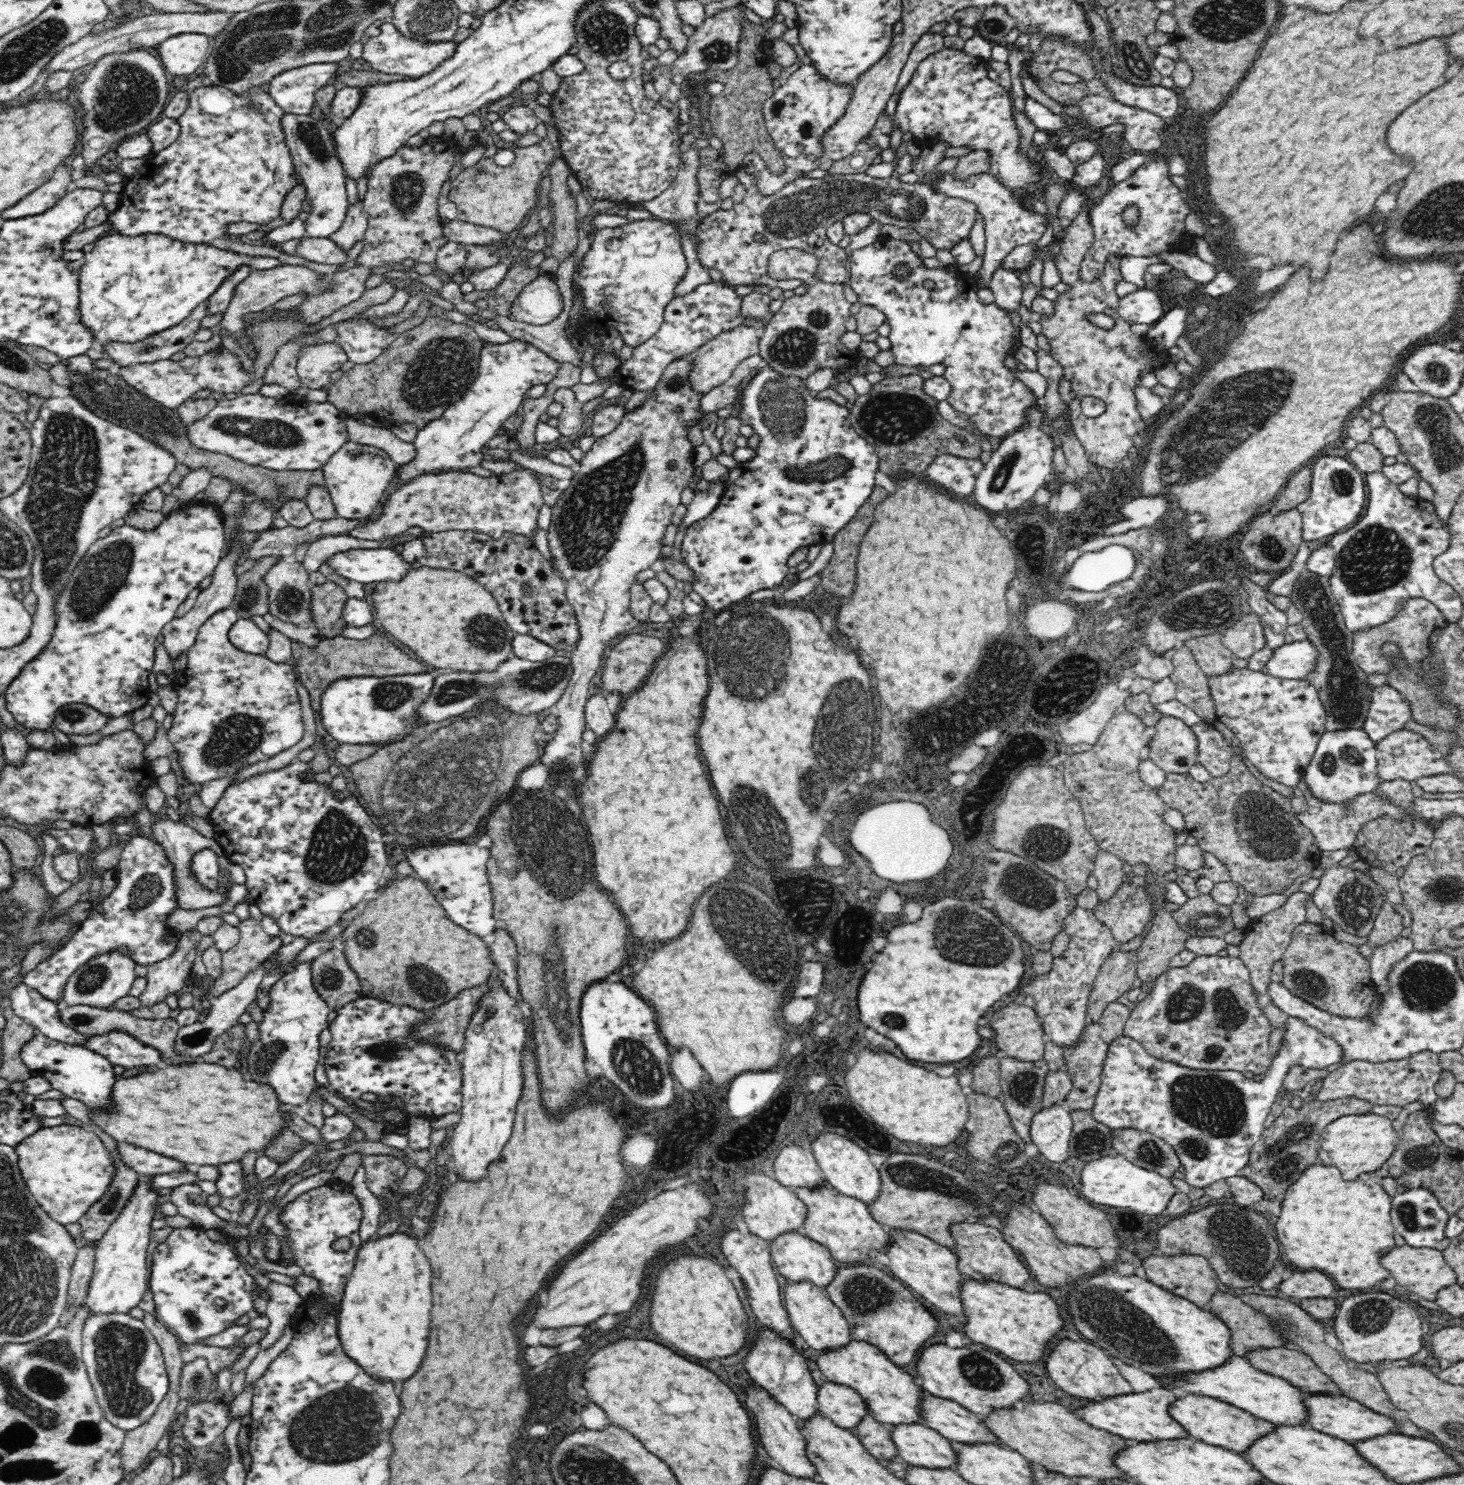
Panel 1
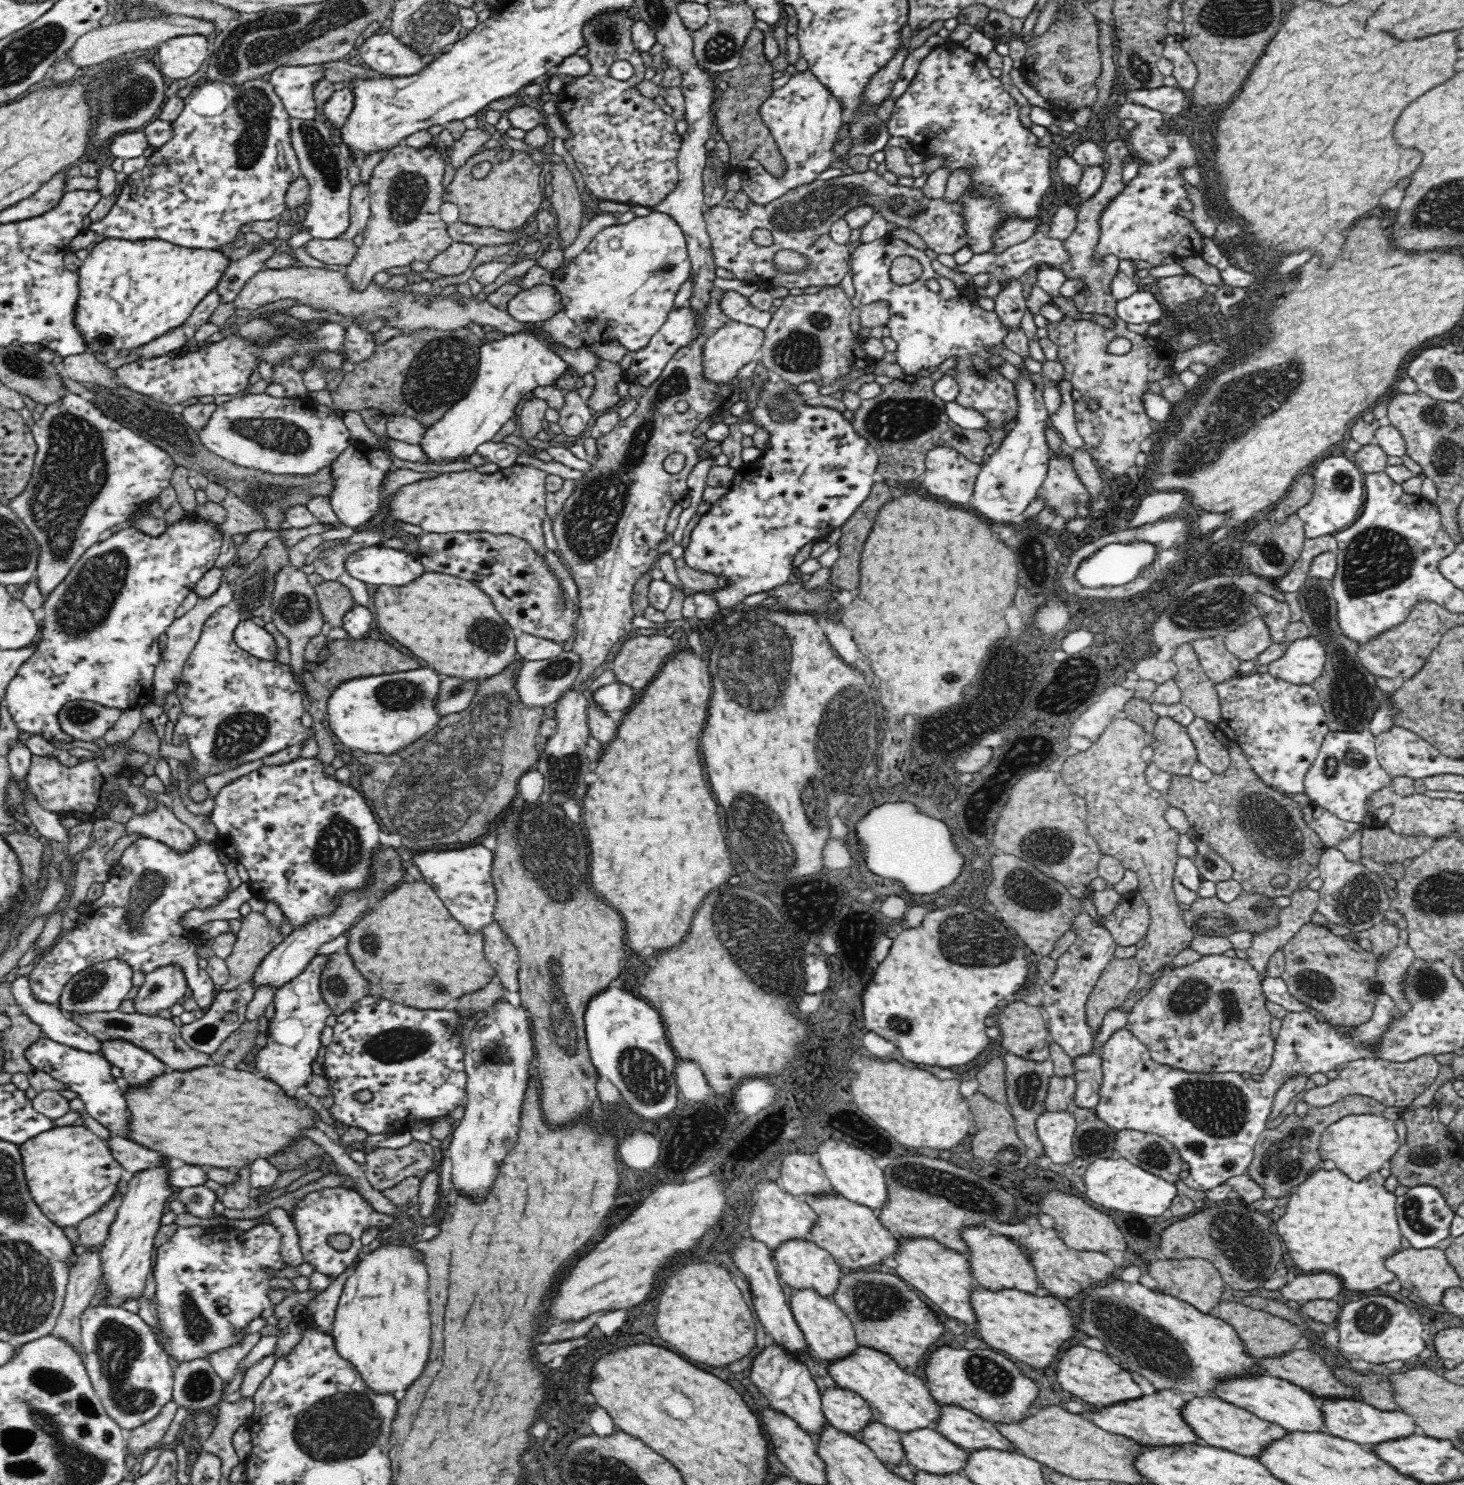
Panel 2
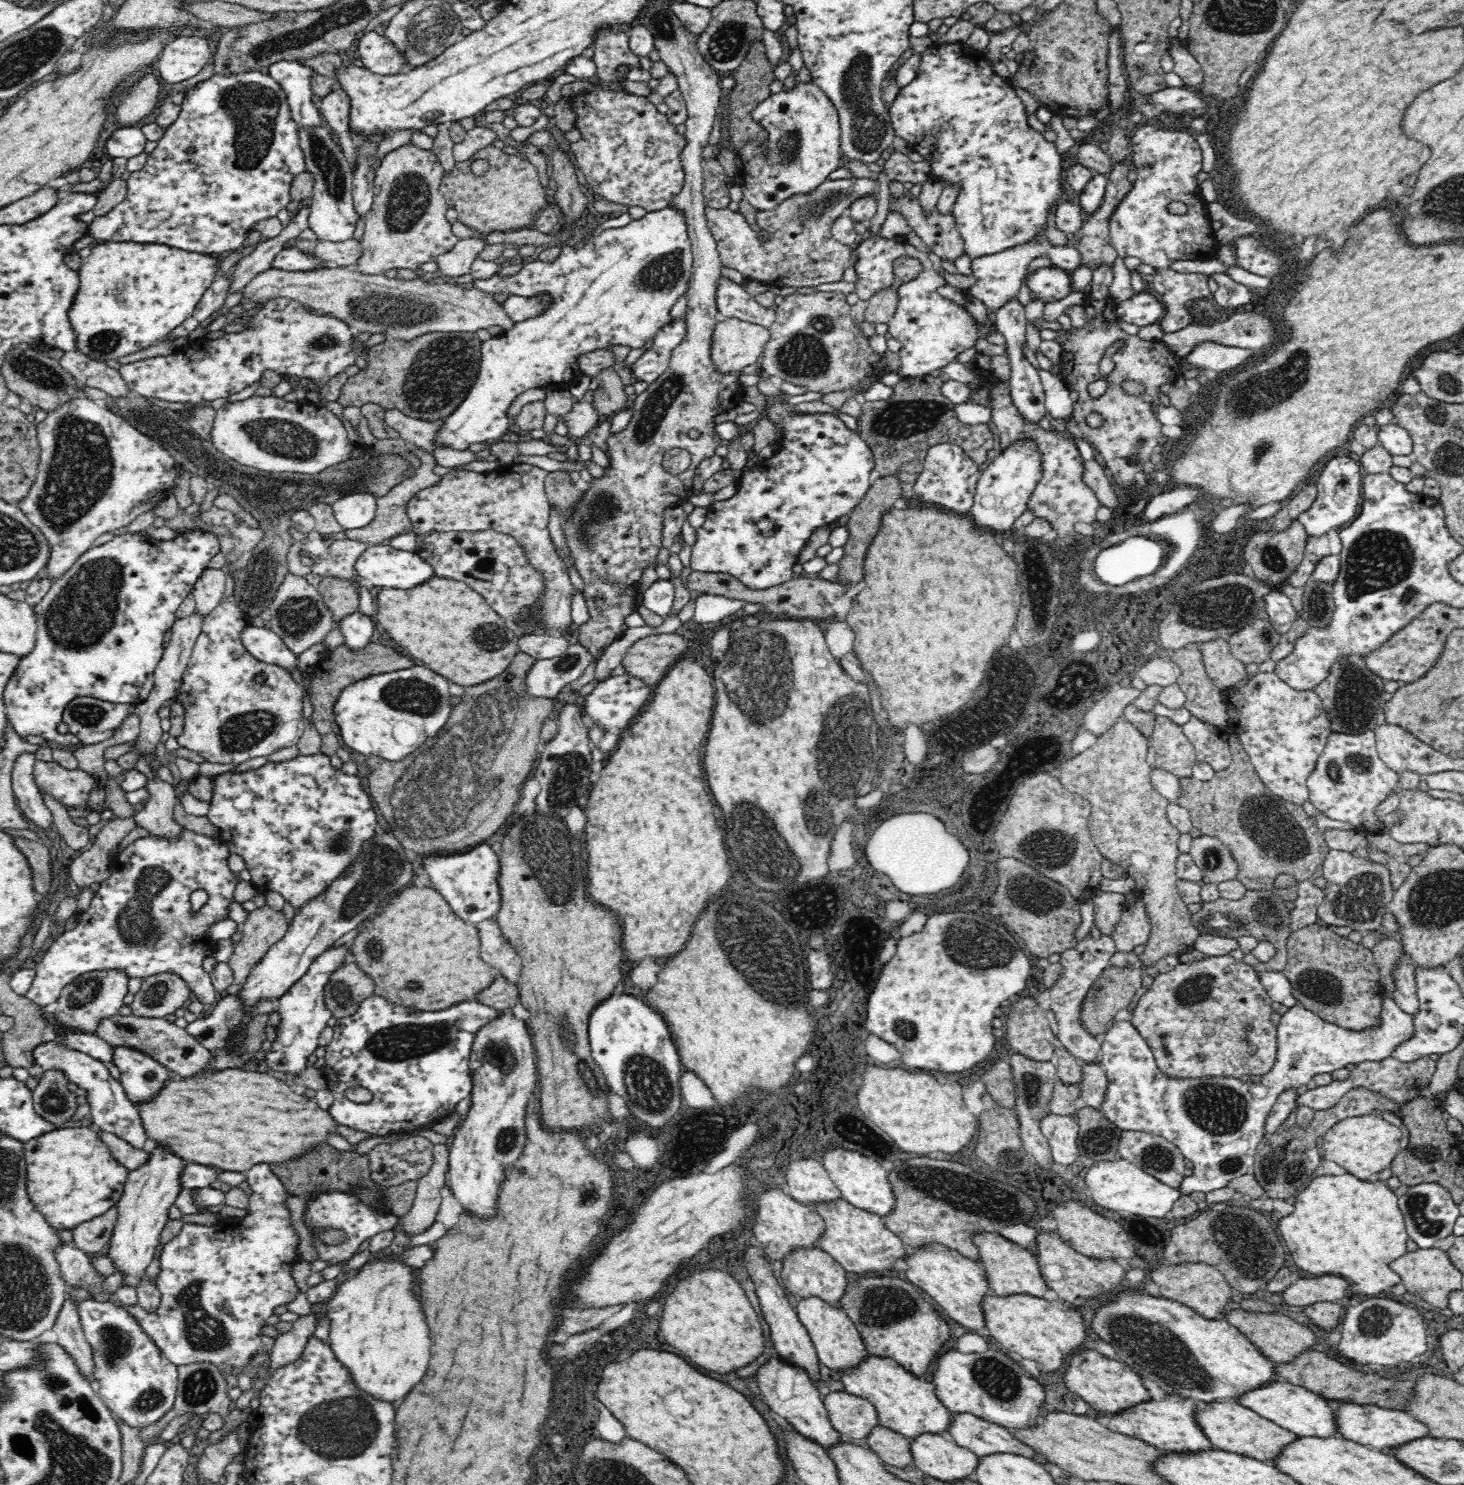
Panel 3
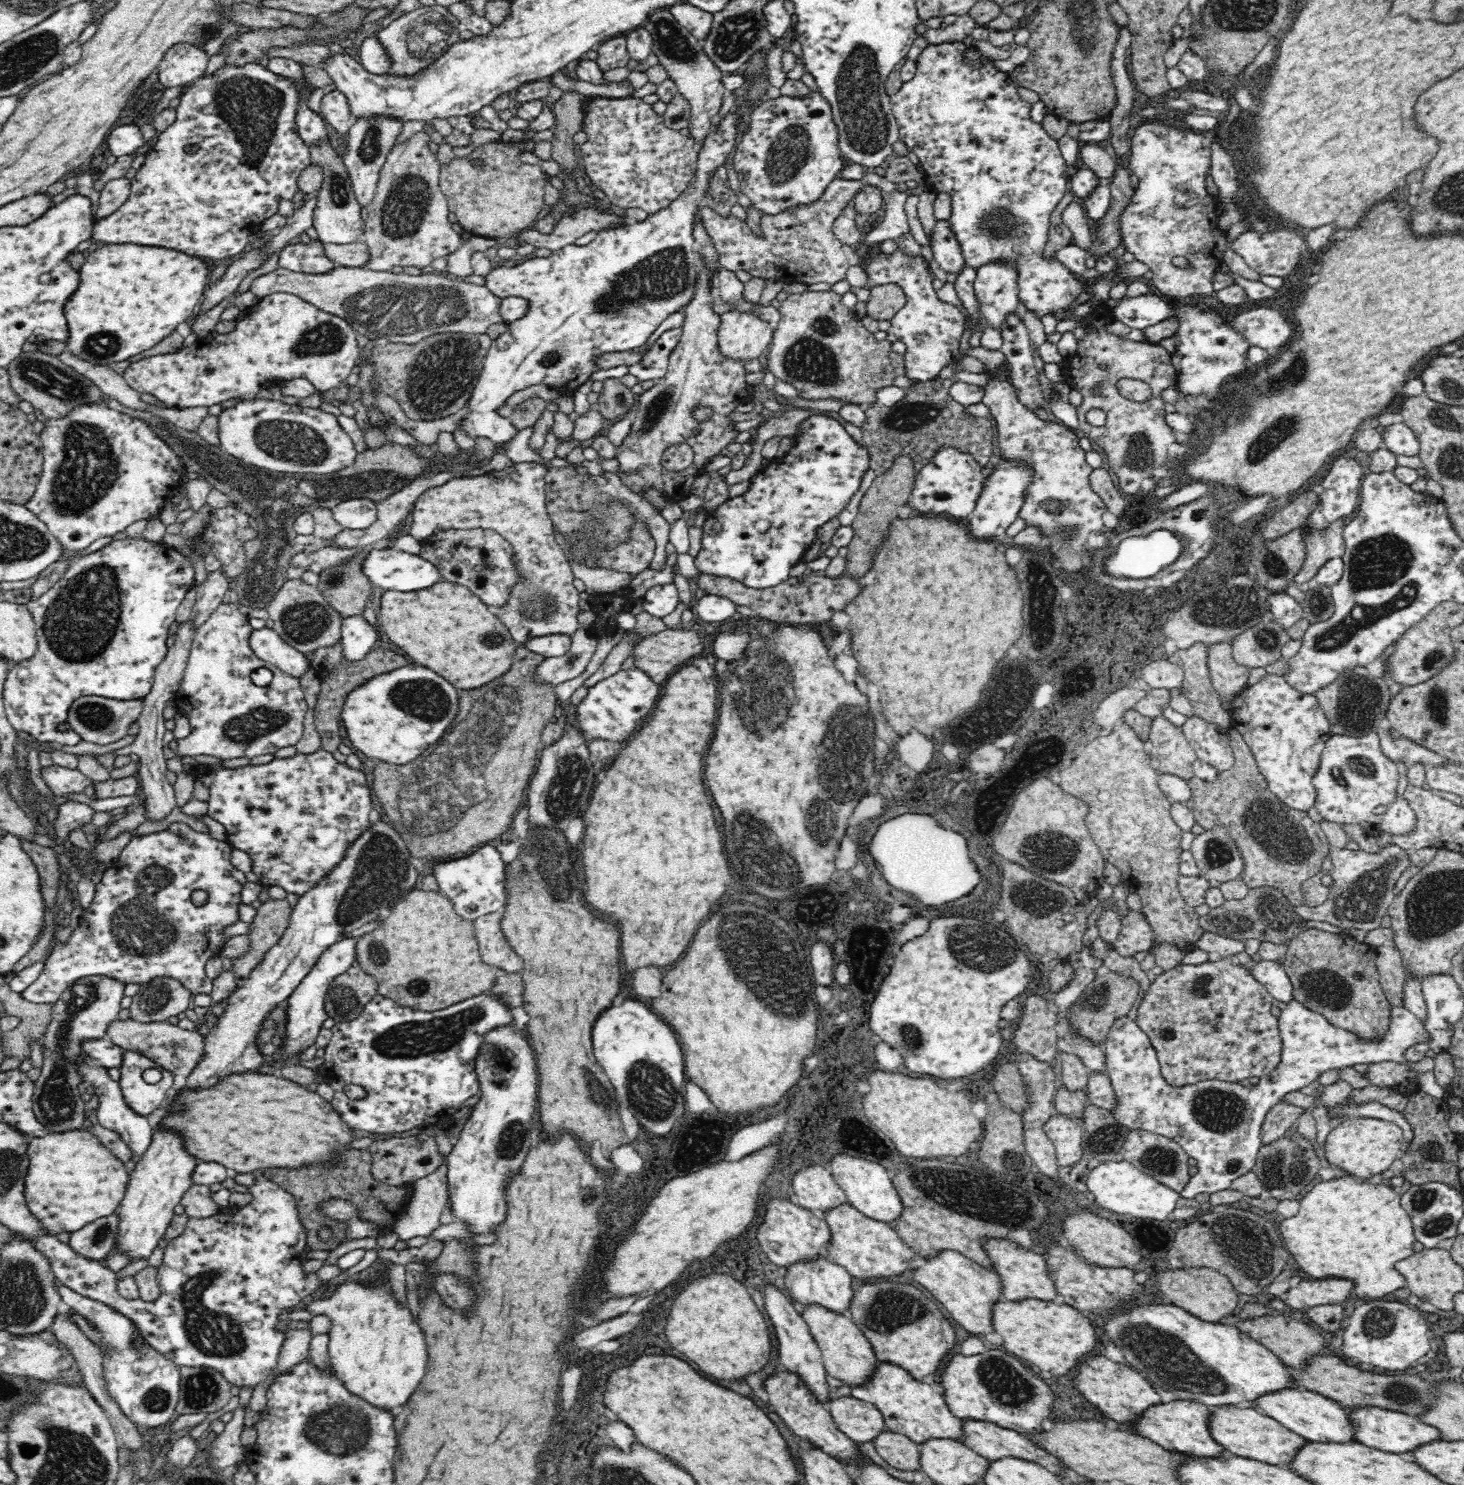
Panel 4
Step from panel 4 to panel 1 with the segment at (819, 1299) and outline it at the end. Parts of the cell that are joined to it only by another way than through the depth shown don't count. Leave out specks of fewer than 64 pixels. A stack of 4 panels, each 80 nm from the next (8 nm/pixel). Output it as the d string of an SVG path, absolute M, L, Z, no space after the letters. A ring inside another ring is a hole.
M788 1232L772 1240L770 1243L771 1257L776 1270L786 1278L789 1283L803 1283L808 1281L818 1288L826 1289L838 1274L838 1266L833 1260L831 1252L821 1244L810 1240L801 1232Z

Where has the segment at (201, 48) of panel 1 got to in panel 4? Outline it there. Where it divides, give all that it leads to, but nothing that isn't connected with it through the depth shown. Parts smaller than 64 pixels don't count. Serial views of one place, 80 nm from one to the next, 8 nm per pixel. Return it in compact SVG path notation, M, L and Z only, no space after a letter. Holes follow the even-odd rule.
M192 45L173 47L159 62L158 82L168 88L183 88L200 79L206 72L209 57Z

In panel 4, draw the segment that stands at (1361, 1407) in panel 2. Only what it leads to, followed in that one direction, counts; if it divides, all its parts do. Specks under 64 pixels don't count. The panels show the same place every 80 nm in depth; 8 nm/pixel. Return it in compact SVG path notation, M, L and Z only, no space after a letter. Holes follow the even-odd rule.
M1364 1407L1358 1408L1358 1410L1349 1410L1348 1415L1352 1417L1352 1421L1356 1425L1358 1442L1383 1452L1409 1457L1410 1453L1418 1451L1421 1446L1444 1441L1442 1440L1442 1431L1440 1429L1424 1423L1421 1418L1402 1412L1378 1407Z

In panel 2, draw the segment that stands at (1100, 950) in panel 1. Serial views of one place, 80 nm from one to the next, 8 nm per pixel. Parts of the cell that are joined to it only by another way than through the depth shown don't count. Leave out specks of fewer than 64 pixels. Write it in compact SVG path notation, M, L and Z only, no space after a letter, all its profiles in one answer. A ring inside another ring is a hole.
M1084 911L1074 918L1072 930L1076 930L1074 944L1056 960L1054 977L1048 982L1041 982L1044 992L1041 1008L1046 1014L1051 1041L1070 1057L1076 1058L1092 1055L1097 1050L1098 1040L1085 1019L1085 1005L1107 964L1115 958L1113 954L1118 945L1109 930Z

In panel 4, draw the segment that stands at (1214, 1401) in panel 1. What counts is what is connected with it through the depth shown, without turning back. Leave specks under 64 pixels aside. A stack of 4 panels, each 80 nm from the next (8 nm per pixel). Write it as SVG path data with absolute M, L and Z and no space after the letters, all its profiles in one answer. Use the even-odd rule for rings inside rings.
M1224 1406L1212 1408L1212 1437L1224 1445L1233 1456L1256 1460L1260 1463L1280 1465L1290 1468L1297 1455L1306 1447L1309 1440L1292 1432L1274 1417L1250 1406Z

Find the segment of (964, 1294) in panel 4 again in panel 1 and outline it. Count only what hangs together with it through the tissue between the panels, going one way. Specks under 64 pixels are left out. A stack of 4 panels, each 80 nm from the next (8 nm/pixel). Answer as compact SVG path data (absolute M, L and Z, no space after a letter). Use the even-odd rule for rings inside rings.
M887 1229L891 1236L891 1246L886 1250L889 1258L888 1268L918 1296L924 1296L928 1302L938 1306L942 1312L952 1316L964 1314L963 1284L965 1274L960 1271L960 1255L953 1249L938 1244L927 1236Z

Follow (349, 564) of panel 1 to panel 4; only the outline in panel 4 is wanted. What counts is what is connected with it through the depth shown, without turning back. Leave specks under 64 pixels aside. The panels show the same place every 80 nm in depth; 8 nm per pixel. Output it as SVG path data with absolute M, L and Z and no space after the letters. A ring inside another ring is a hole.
M394 548L371 550L364 573L374 586L385 591L424 590L444 581L440 569L432 561Z

